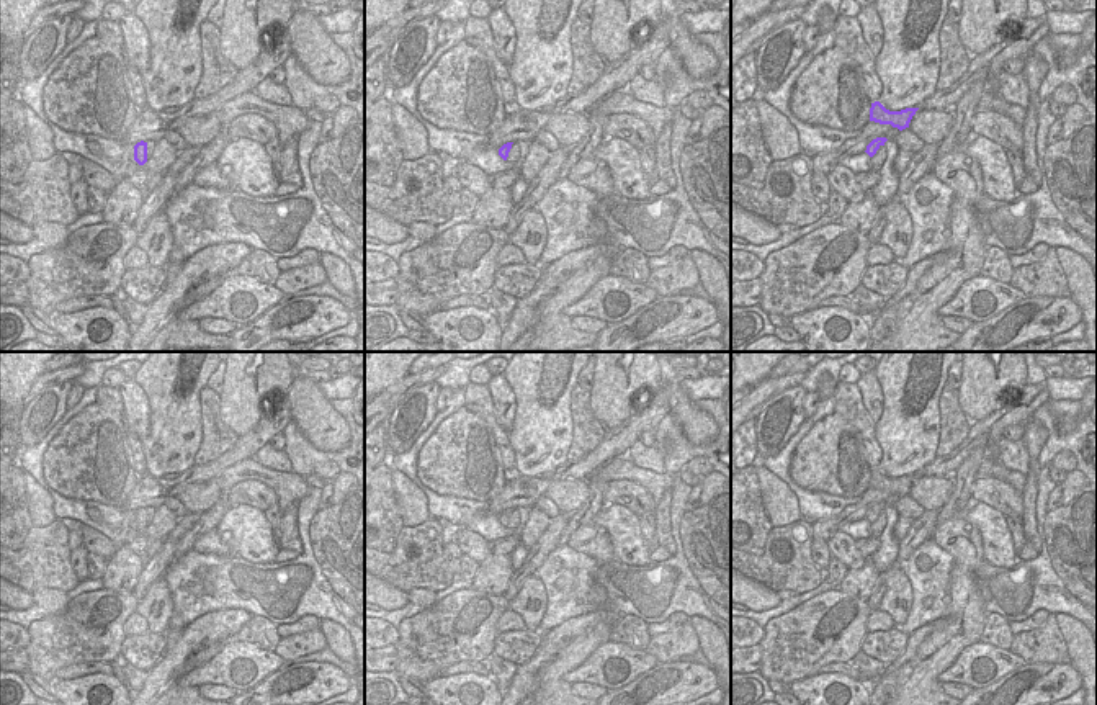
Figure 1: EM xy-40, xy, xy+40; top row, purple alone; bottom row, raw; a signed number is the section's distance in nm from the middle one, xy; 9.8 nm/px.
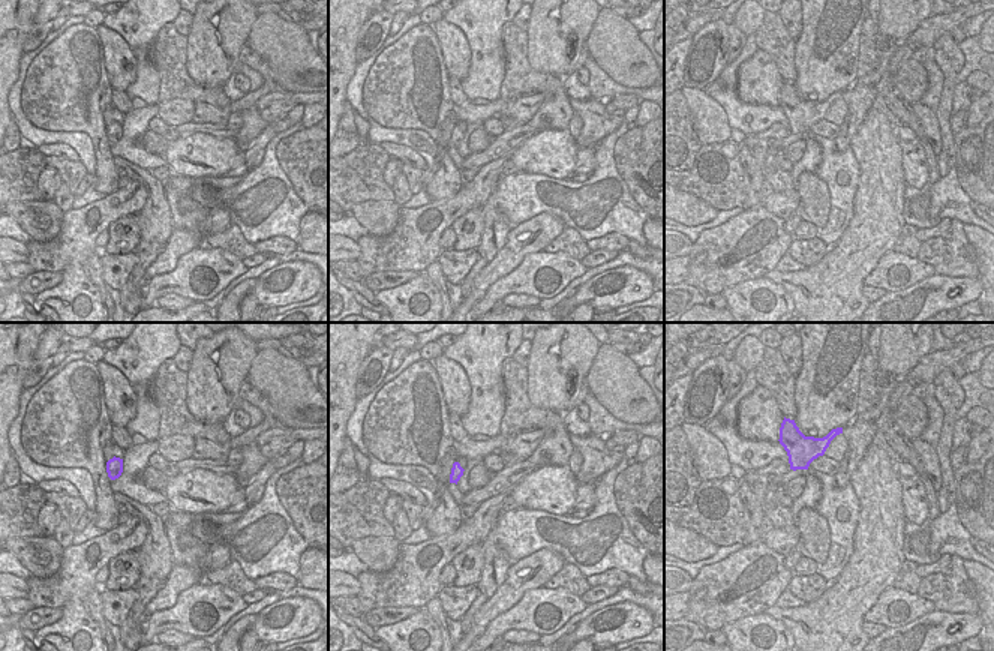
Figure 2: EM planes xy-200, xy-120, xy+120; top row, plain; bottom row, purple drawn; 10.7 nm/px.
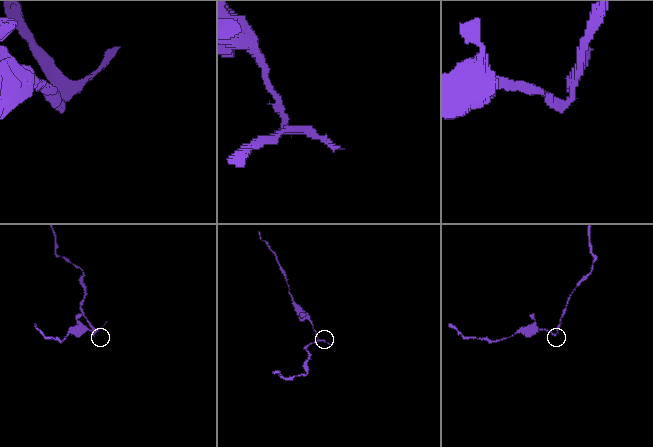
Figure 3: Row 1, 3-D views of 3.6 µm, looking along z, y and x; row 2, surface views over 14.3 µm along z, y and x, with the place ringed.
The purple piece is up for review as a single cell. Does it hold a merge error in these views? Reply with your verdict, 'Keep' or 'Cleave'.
Cleave

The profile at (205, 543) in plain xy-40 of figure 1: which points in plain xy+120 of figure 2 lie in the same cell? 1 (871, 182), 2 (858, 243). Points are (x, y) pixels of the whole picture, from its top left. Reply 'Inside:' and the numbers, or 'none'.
Inside: 1, 2

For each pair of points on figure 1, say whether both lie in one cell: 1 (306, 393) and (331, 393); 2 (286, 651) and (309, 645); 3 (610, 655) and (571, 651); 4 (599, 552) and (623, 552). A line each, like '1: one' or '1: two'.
1: two
2: one
3: two
4: two

